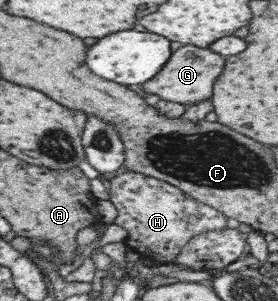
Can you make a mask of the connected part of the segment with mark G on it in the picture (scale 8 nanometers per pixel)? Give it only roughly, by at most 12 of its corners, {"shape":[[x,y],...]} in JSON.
{"shape":[[184,45],[156,76],[144,96],[190,106],[208,100],[226,62]]}

